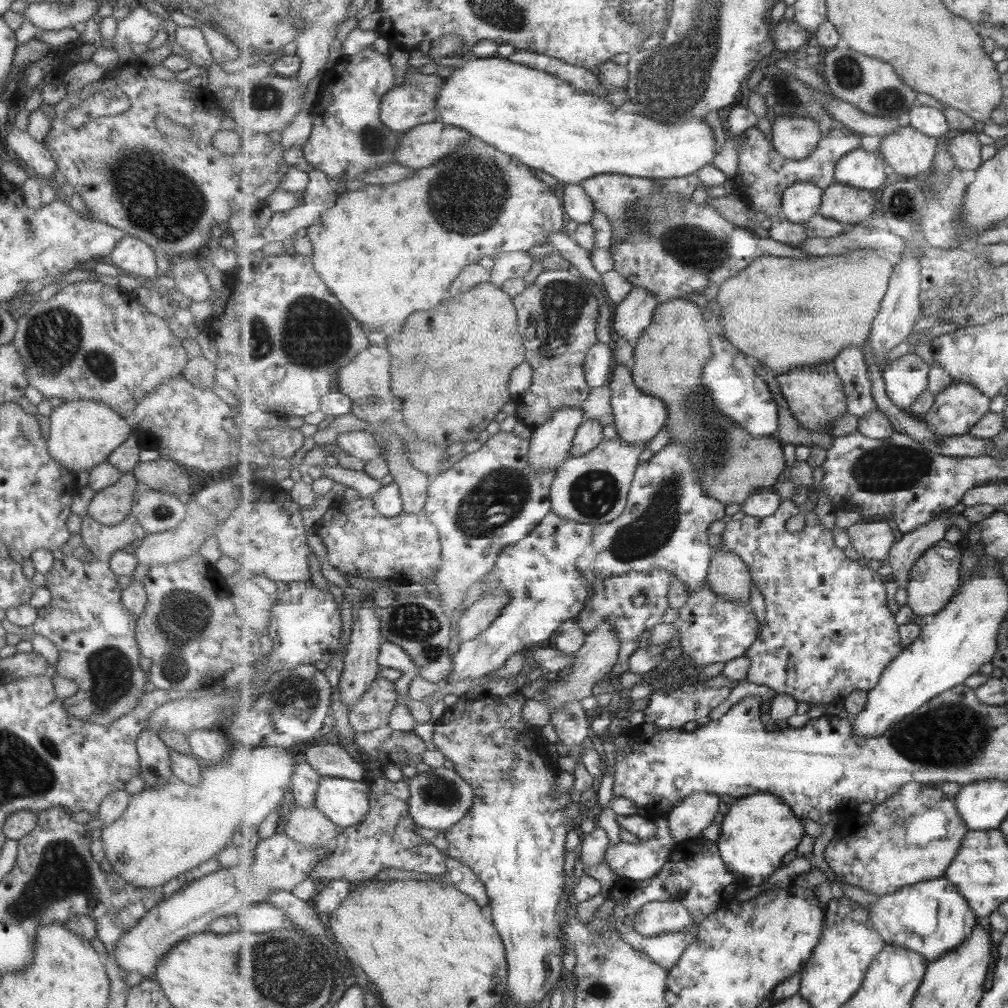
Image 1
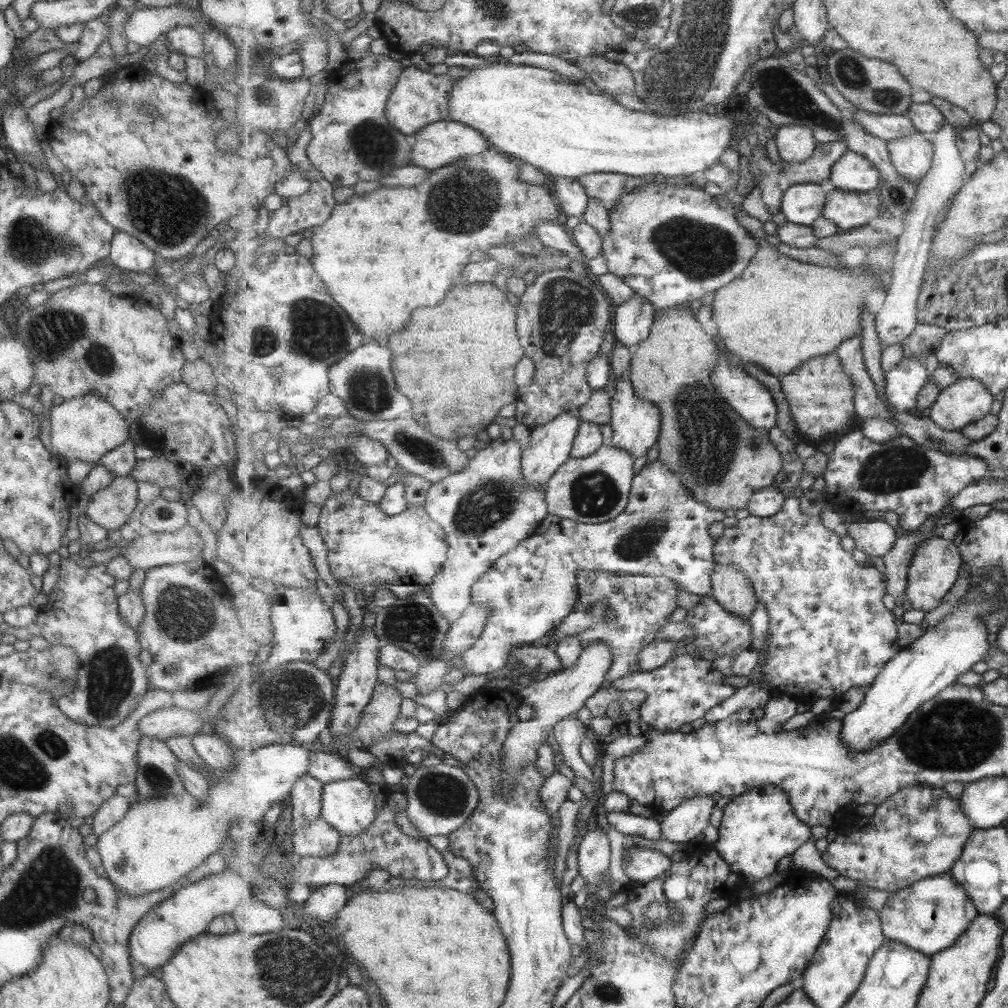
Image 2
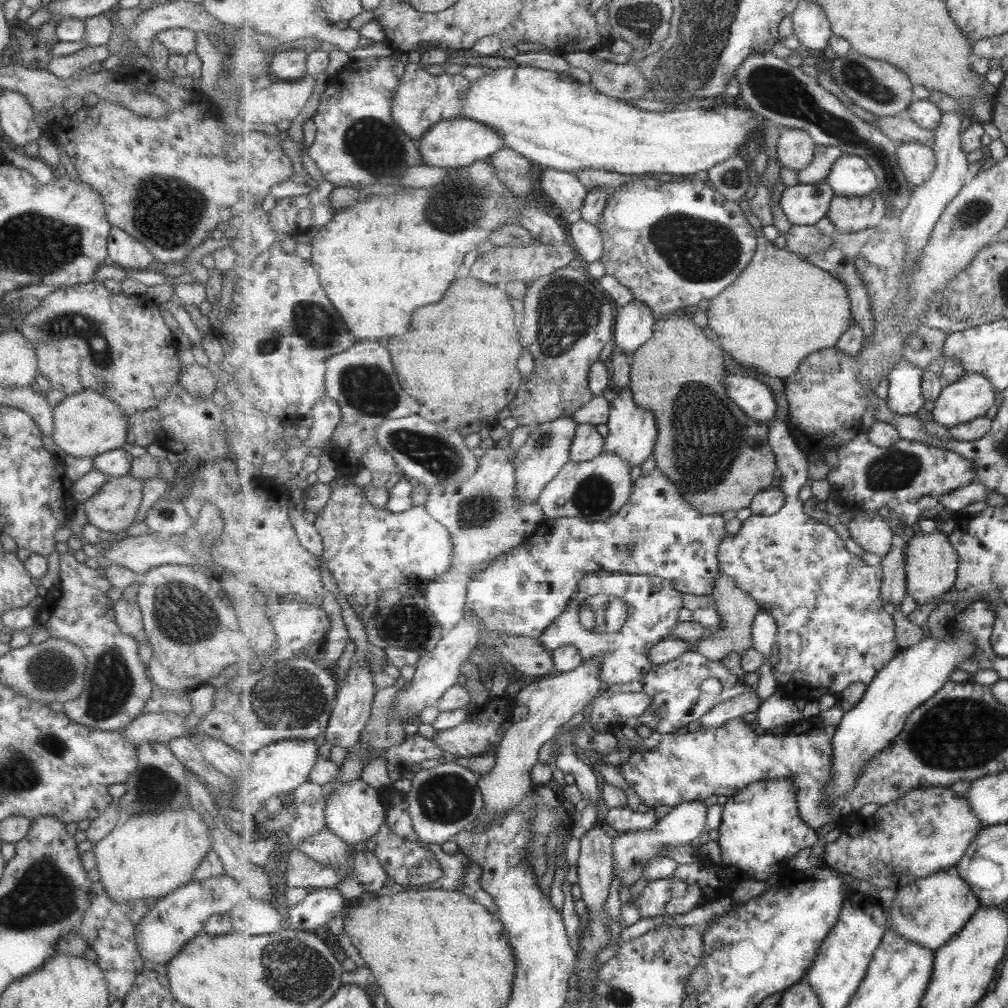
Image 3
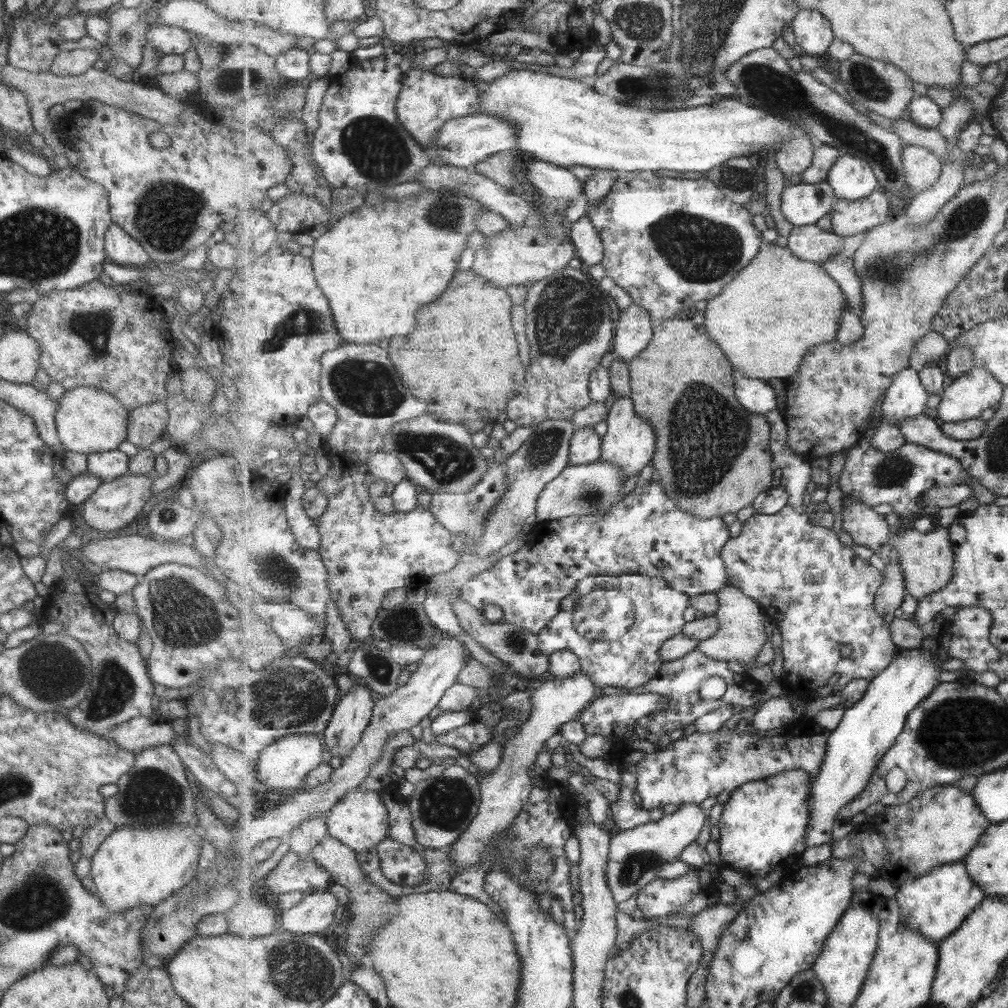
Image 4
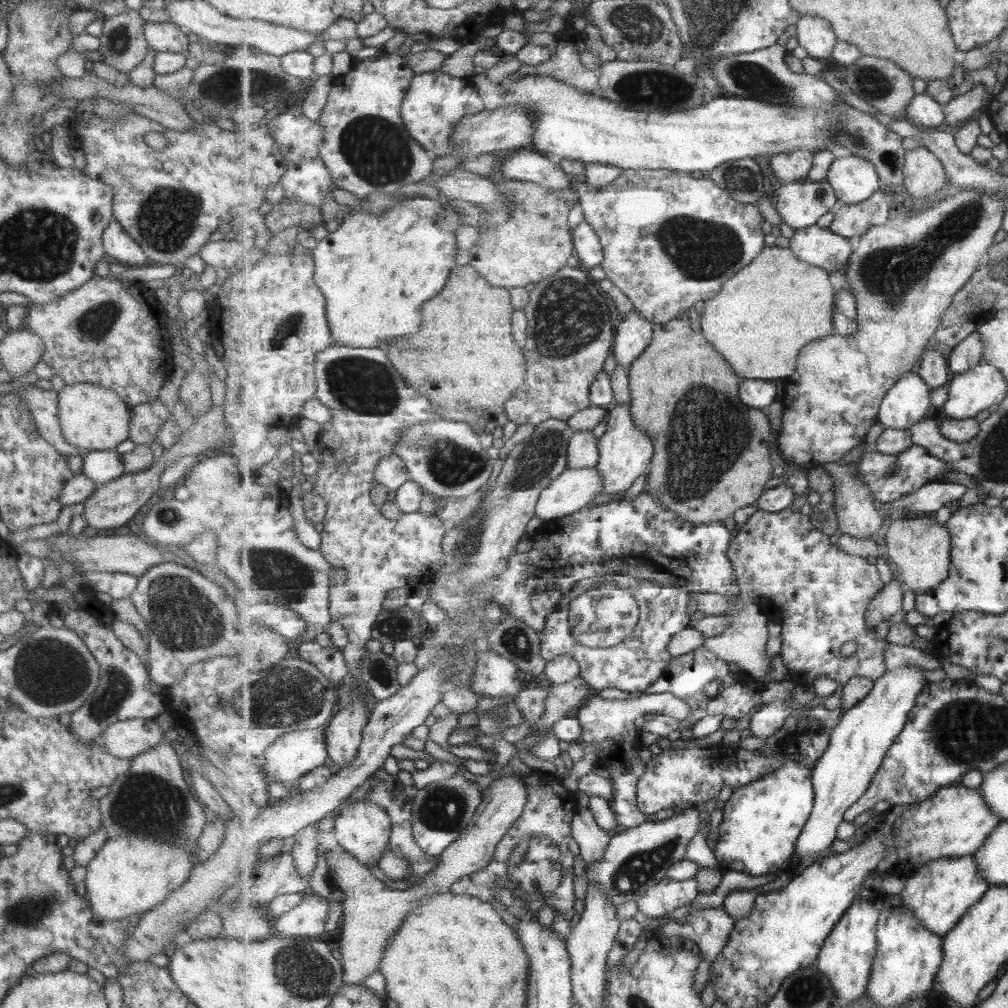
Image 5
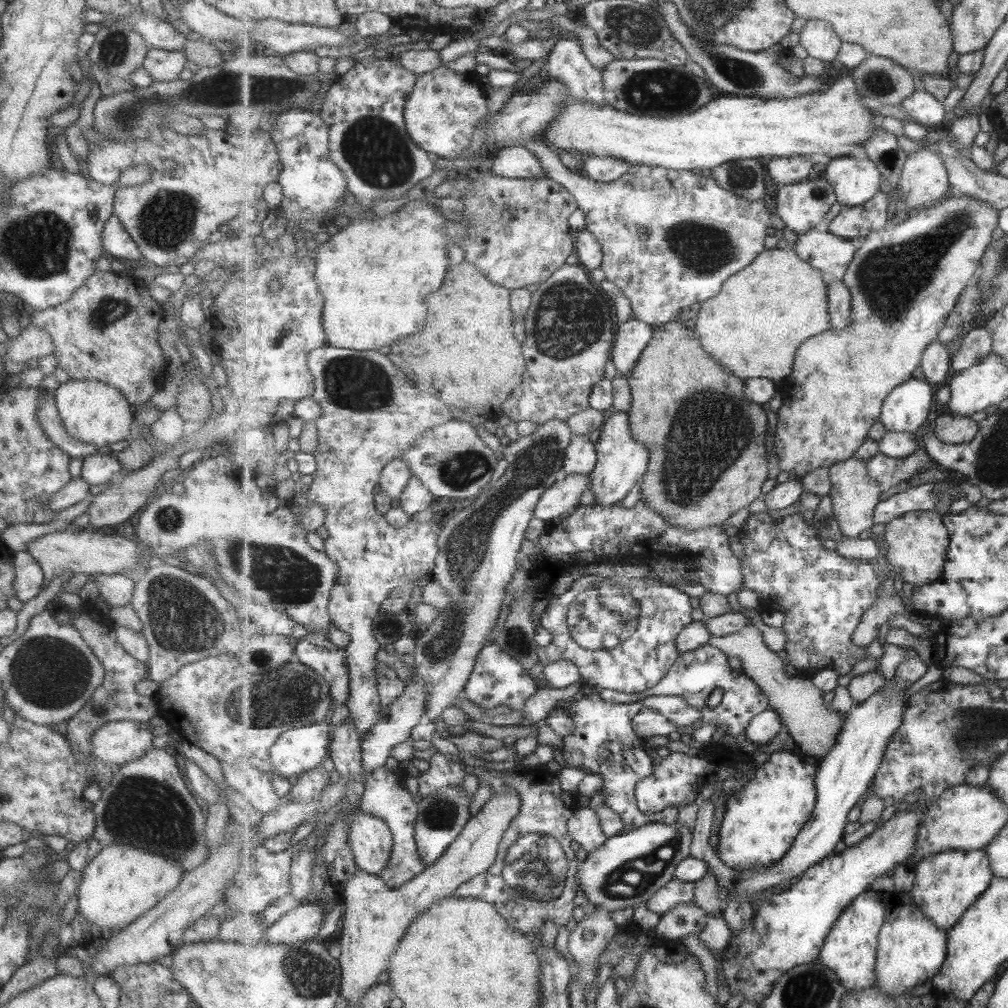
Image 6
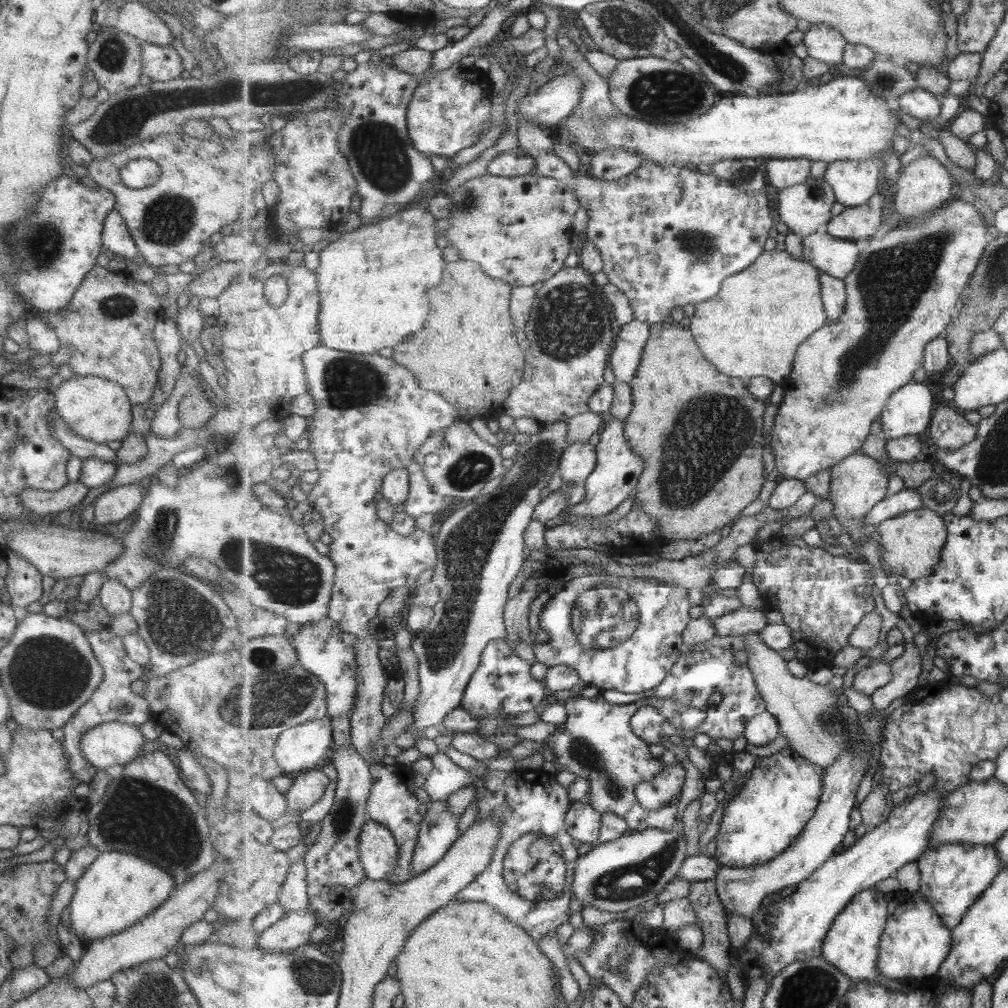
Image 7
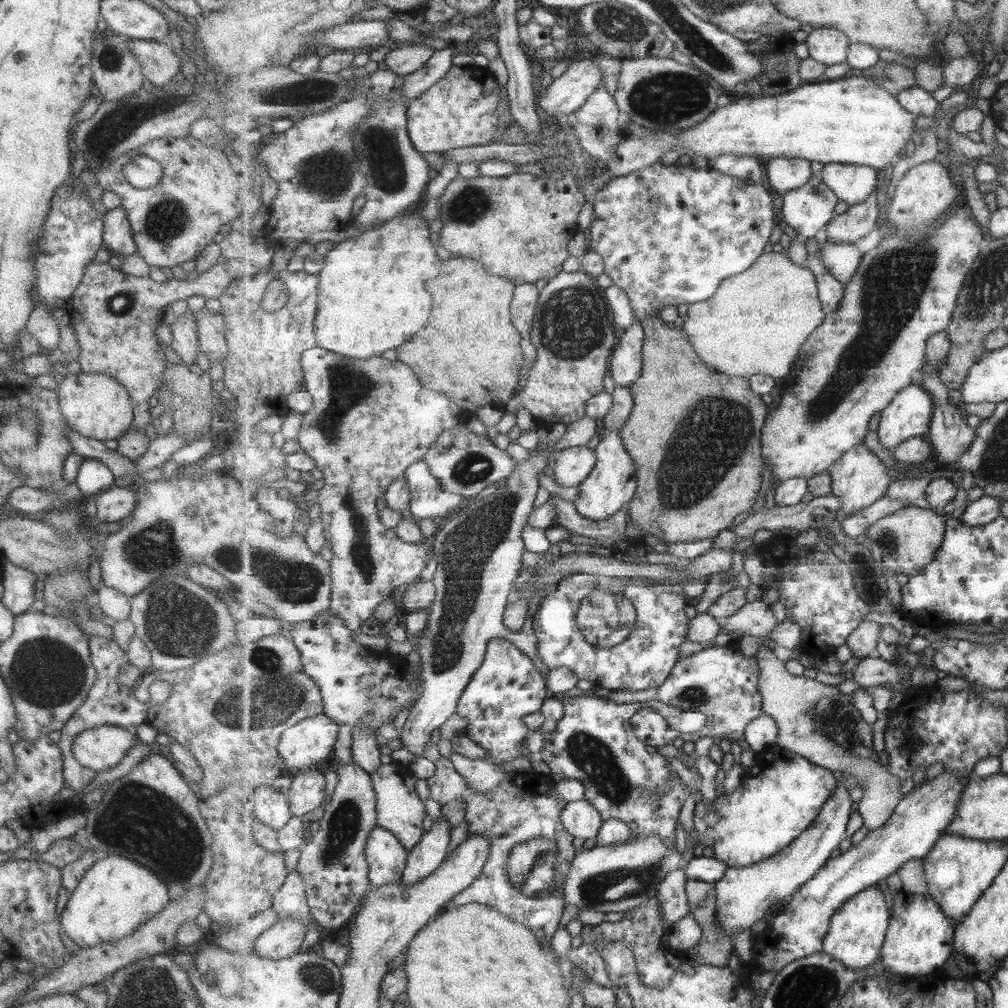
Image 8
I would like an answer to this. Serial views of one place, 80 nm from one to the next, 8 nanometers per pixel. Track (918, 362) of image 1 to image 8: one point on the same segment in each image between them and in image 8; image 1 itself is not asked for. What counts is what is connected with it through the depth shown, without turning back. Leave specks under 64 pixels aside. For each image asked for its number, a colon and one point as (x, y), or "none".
2: (905, 380)
3: (905, 394)
4: (907, 398)
5: (906, 404)
6: (906, 410)
7: (909, 412)
8: (911, 414)

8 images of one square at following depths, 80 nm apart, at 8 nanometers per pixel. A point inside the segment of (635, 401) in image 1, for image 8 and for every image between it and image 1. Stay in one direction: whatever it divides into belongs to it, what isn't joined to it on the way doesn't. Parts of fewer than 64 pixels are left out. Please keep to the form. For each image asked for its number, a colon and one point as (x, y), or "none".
2: (636, 424)
3: (633, 436)
4: (630, 443)
5: (626, 453)
6: (623, 462)
7: (619, 469)
8: (610, 488)

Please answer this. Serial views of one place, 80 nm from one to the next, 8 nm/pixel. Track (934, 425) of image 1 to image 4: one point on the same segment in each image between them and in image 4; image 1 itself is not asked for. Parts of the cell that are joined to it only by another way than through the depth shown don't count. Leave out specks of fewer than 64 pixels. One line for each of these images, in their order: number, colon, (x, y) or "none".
2: (968, 401)
3: (972, 397)
4: (968, 397)

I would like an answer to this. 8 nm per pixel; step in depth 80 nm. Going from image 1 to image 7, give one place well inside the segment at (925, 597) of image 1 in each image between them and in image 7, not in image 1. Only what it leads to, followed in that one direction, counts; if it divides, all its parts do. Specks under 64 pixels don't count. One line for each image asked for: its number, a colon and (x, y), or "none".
2: (936, 564)
3: (933, 562)
4: (927, 560)
5: (921, 549)
6: (917, 544)
7: (911, 544)

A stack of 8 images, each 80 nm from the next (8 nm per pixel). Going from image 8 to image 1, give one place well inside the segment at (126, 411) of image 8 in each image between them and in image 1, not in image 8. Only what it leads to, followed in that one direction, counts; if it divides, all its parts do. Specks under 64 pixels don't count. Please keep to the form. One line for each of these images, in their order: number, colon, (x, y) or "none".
1: (83, 433)
2: (84, 428)
3: (86, 424)
4: (87, 420)
5: (91, 418)
6: (93, 412)
7: (94, 408)

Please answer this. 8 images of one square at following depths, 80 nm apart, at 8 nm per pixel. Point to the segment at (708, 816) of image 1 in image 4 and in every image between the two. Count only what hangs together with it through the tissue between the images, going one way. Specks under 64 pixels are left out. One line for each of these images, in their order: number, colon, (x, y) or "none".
2: (685, 823)
3: (632, 851)
4: (635, 854)

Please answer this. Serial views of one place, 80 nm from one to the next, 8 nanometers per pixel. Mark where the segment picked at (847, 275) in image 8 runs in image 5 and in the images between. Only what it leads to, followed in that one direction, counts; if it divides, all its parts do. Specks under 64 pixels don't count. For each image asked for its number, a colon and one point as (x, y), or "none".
5: (818, 246)
6: (830, 253)
7: (838, 257)

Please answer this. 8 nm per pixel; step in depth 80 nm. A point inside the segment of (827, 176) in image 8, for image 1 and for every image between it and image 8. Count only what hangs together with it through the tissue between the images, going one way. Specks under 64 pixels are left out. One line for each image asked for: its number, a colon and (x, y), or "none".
1: (867, 170)
2: (854, 172)
3: (852, 176)
4: (852, 178)
5: (855, 180)
6: (856, 182)
7: (855, 182)

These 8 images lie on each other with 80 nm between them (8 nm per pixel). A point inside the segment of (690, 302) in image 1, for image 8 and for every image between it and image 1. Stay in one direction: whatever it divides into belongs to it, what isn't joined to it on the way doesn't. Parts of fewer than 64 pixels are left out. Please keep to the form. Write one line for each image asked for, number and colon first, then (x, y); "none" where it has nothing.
2: (723, 460)
3: (719, 458)
4: (713, 457)
5: (712, 457)
6: (706, 439)
7: (700, 432)
8: (688, 450)

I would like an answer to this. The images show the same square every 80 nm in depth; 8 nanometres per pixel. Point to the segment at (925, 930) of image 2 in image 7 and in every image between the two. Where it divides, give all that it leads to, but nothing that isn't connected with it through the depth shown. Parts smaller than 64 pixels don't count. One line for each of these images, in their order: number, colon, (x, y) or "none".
3: (932, 911)
4: (936, 905)
5: (940, 894)
6: (947, 884)
7: (954, 877)

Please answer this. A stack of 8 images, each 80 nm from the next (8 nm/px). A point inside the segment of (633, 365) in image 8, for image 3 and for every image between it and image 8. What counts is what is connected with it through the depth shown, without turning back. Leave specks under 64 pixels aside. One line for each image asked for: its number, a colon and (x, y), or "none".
3: (635, 324)
4: (635, 329)
5: (634, 333)
6: (633, 337)
7: (632, 338)

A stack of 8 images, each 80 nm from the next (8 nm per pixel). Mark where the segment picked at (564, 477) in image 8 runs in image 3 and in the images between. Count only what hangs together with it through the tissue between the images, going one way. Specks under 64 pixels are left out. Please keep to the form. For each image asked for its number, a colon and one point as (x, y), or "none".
3: (589, 444)
4: (586, 447)
5: (584, 450)
6: (582, 458)
7: (580, 460)

